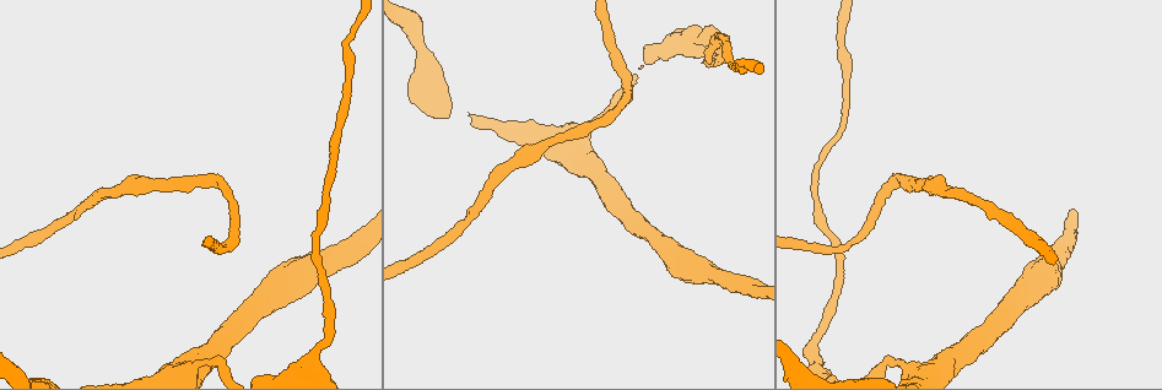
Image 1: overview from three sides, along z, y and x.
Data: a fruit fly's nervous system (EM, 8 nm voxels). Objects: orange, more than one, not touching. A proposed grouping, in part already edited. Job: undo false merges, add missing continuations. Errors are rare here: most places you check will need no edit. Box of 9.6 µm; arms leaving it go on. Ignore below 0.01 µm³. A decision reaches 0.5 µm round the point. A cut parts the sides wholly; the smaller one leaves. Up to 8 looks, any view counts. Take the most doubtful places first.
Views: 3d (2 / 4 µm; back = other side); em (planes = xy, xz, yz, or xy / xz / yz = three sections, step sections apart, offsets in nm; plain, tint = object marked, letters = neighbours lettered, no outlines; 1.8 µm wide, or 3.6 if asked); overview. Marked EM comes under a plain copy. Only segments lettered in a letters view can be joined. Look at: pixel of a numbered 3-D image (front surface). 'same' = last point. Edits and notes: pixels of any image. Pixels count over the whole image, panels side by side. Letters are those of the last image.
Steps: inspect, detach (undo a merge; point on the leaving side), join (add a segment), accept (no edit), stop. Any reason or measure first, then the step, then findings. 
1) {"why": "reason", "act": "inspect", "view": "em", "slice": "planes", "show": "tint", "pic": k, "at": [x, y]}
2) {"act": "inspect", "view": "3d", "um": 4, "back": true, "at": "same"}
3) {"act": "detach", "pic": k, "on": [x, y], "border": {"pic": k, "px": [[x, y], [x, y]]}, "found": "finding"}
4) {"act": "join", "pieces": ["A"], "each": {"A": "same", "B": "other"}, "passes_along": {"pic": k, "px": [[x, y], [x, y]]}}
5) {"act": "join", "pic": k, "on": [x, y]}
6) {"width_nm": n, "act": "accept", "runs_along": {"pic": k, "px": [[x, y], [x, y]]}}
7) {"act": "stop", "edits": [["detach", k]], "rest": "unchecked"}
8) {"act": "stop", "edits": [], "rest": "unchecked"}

{"why": "thick turns thin", "act": "inspect", "view": "3d", "um": 4, "pic": 1, "at": [192, 365]}

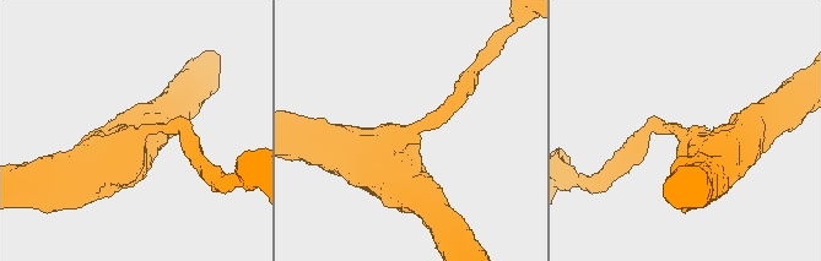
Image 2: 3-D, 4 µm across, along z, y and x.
{"why": "shape alone is not enough", "act": "inspect", "view": "em", "um": 3.6, "slice": "planes", "show": "letters", "pic": 2, "at": [686, 134]}

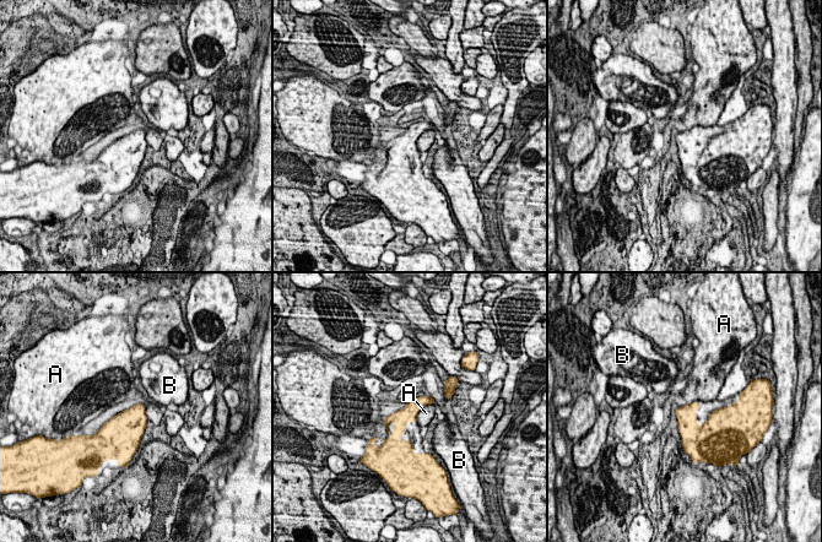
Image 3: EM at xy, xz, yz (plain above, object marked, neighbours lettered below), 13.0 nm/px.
{"act": "accept", "each": {"A": "other", "B": "other"}, "runs_along": {"pic": 3, "px": [[428, 399], [399, 422], [399, 438], [409, 445]]}, "found": "all the same neuron"}

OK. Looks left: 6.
{"why": "thin arm on a thick one", "act": "inspect", "view": "3d", "um": 4, "pic": 1, "at": [705, 39]}

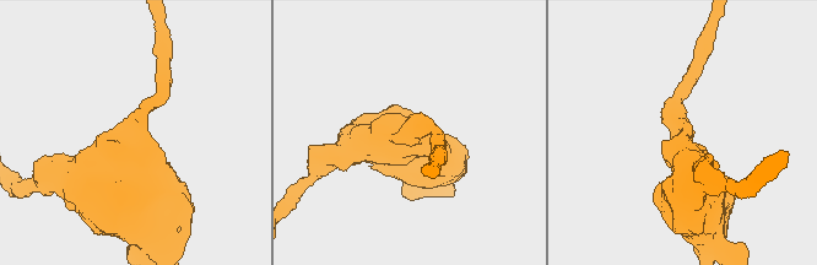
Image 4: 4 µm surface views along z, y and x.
{"arms": 3, "arm_widths_nm": [200, 420, 600], "act": "inspect", "view": "em", "um": 3.6, "slice": "planes", "show": "letters", "pic": 4, "at": [412, 136]}

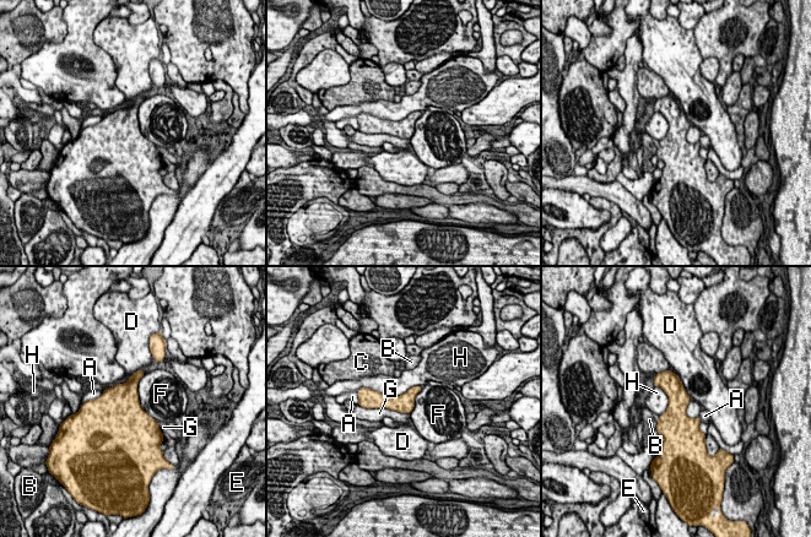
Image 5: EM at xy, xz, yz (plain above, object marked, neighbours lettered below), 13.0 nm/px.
{"width_nm": 240, "act": "accept", "each": {"A": "other", "B": "other", "C": "other", "D": "other", "E": "other", "F": "other", "G": "other", "H": "other"}, "border": {"pic": 5, "px": [[362, 406], [387, 407], [409, 413]]}, "found": "one neuron here"}

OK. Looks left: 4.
{"why": "sudden change in width", "act": "inspect", "view": "em", "um": 3.6, "slice": "planes", "show": "letters", "pic": 1, "at": [708, 275]}

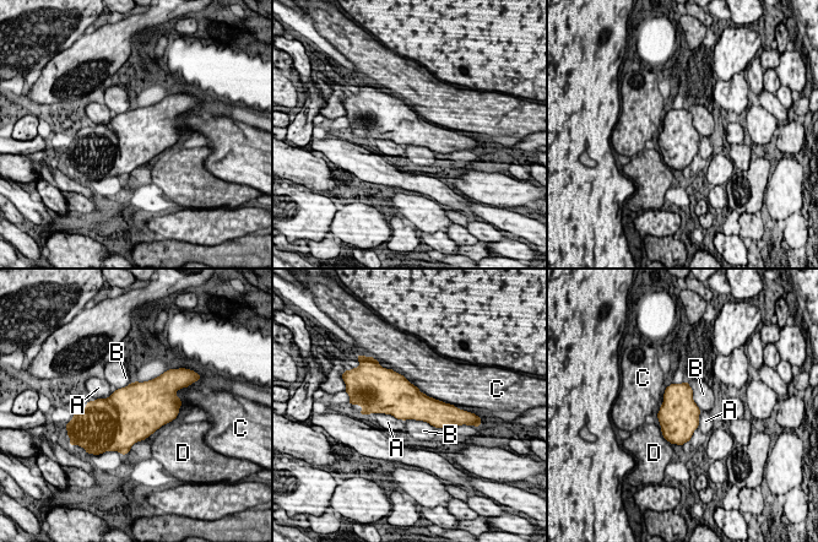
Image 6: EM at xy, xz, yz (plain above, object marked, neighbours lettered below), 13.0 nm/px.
{"act": "accept", "each": {"A": "other", "B": "other", "C": "other", "D": "other"}, "border": {"pic": 6, "px": [[405, 419], [422, 419], [435, 427]]}, "found": "continuous, no second neuron"}

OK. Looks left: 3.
{"act": "stop", "edits": [], "rest": "unchecked"}

